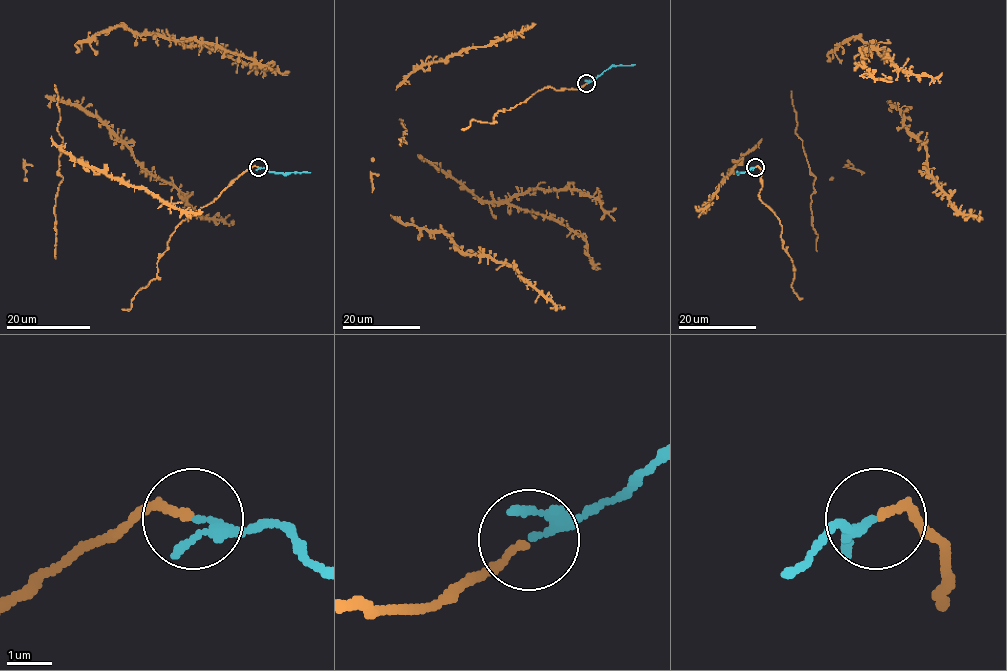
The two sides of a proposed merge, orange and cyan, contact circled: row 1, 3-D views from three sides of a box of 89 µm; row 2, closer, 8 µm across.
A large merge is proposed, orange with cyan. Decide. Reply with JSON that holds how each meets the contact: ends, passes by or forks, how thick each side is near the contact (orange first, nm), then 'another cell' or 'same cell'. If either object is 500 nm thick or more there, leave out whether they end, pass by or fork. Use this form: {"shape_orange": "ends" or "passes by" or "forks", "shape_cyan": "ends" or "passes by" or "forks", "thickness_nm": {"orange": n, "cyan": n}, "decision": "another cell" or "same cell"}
{"shape_orange": "ends", "shape_cyan": "passes by", "thickness_nm": {"orange": 160, "cyan": 150}, "decision": "same cell"}

